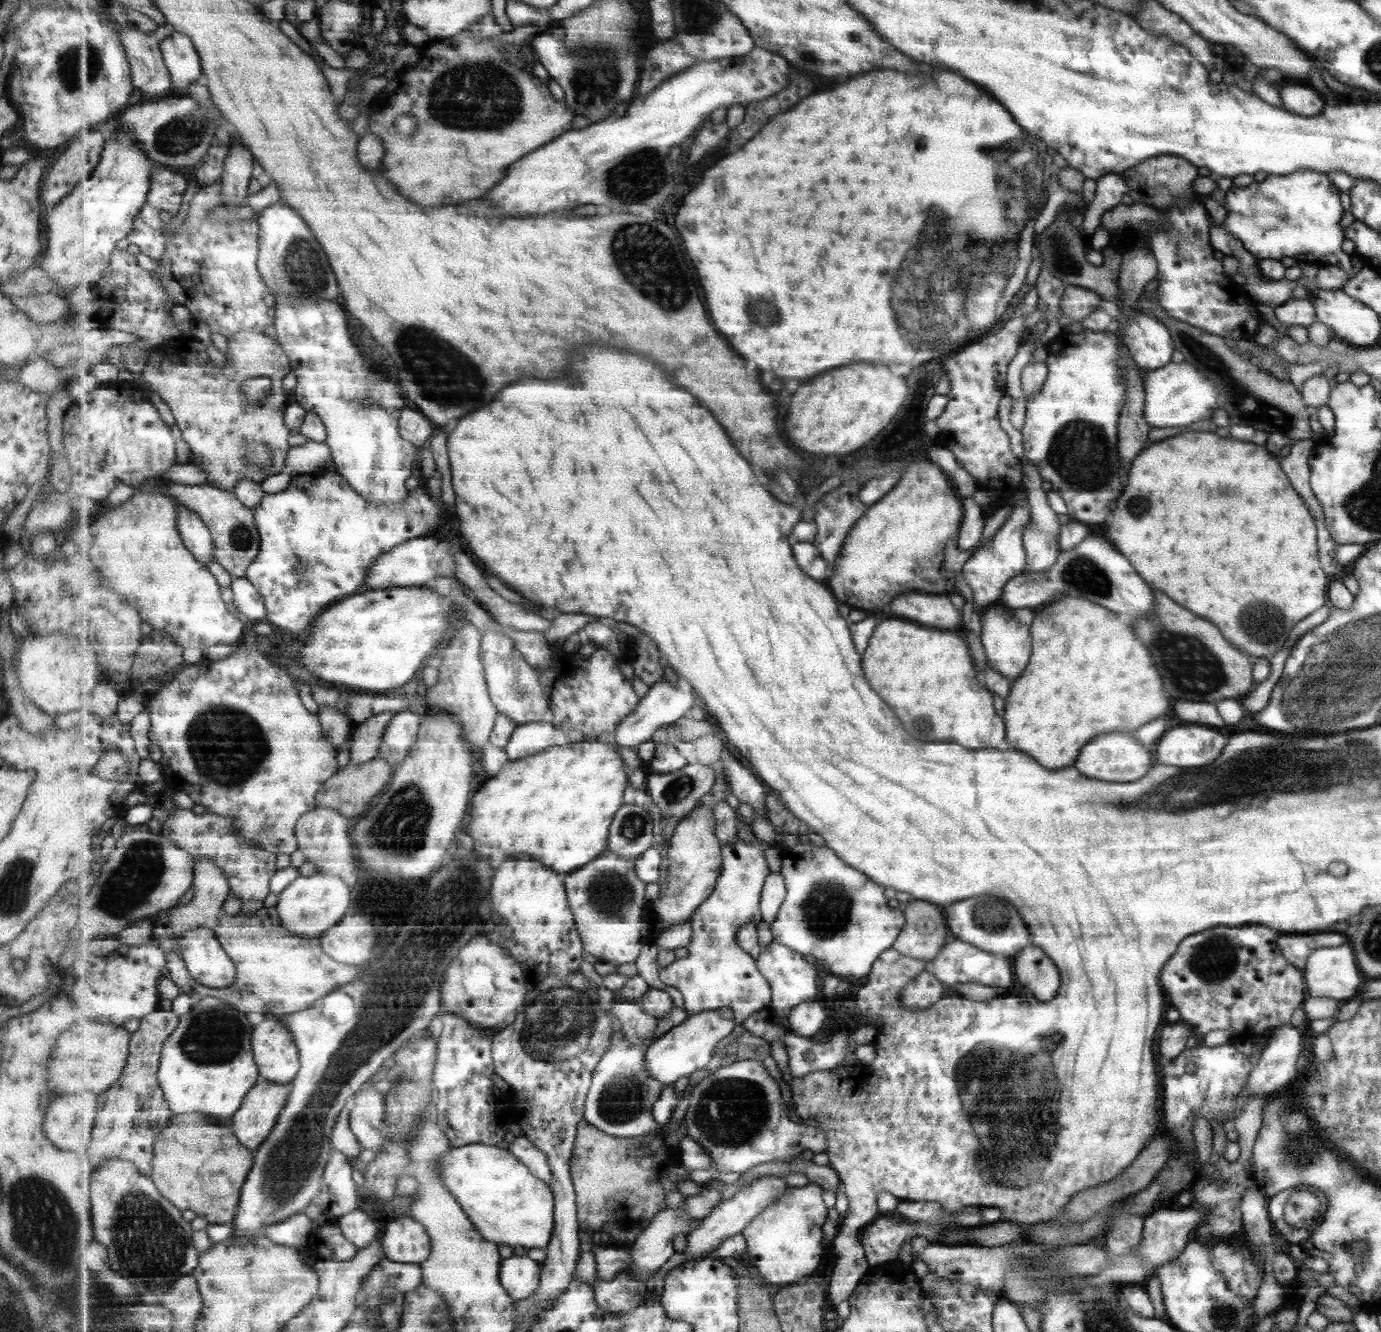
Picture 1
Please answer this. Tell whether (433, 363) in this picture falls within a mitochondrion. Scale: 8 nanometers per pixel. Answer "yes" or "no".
yes

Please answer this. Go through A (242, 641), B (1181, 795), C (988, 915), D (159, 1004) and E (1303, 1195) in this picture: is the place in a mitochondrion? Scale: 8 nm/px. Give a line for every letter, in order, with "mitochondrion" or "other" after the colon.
A: other
B: mitochondrion
C: mitochondrion
D: other
E: mitochondrion

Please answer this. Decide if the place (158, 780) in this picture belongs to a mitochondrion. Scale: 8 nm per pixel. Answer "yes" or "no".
no

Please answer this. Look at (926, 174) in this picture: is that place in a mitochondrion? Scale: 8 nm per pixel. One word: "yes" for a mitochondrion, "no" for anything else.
no

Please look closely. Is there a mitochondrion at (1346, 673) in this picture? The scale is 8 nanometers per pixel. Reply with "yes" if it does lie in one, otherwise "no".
yes

